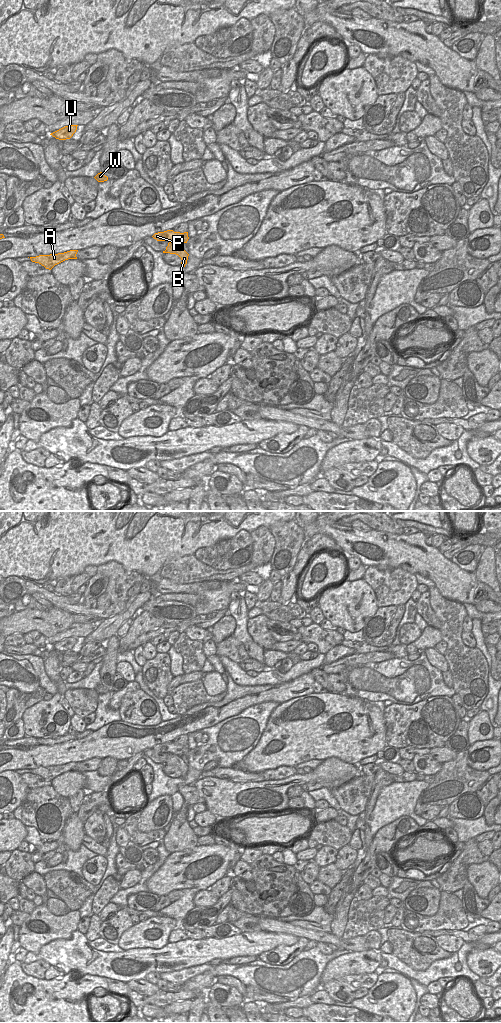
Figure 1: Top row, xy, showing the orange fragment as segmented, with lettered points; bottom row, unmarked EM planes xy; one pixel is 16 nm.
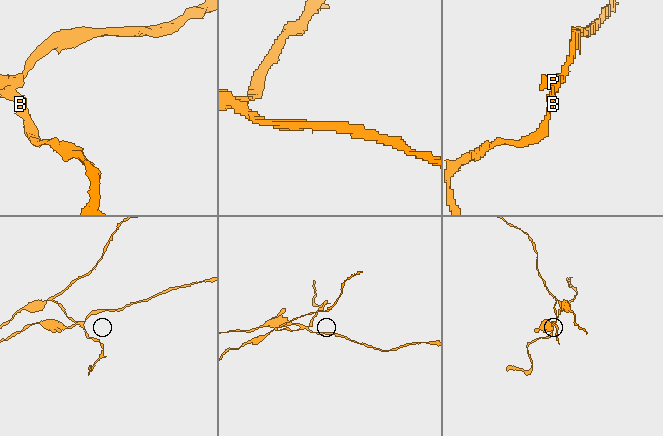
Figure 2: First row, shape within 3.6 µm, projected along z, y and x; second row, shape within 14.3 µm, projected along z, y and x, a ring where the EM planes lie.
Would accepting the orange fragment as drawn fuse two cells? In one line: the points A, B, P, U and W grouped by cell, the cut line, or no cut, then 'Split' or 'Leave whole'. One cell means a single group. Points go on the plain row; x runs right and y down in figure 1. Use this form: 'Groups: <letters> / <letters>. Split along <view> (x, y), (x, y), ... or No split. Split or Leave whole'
Groups: A P / B U W. Split along xy (171, 753), (179, 756). Split

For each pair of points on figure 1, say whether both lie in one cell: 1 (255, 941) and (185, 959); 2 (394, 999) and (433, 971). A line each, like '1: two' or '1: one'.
1: one
2: two

